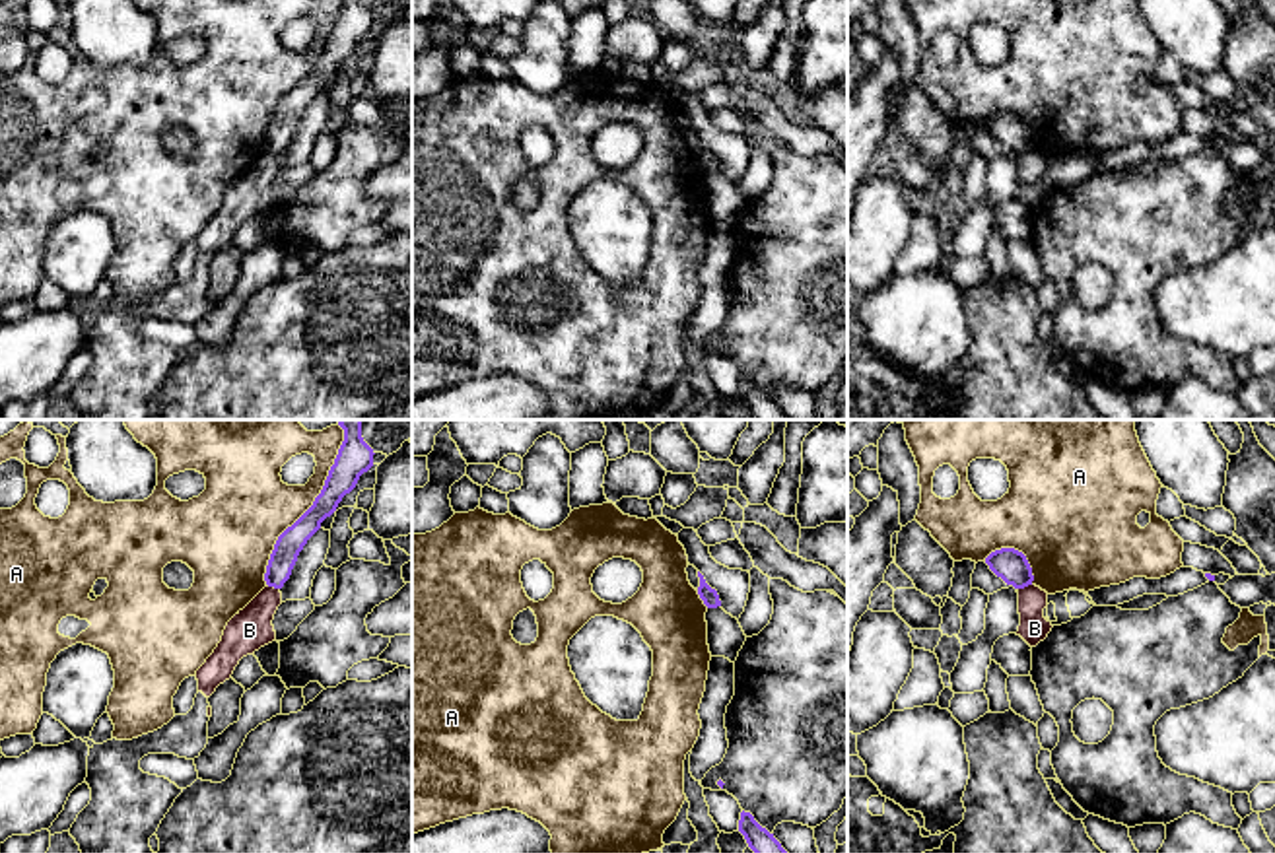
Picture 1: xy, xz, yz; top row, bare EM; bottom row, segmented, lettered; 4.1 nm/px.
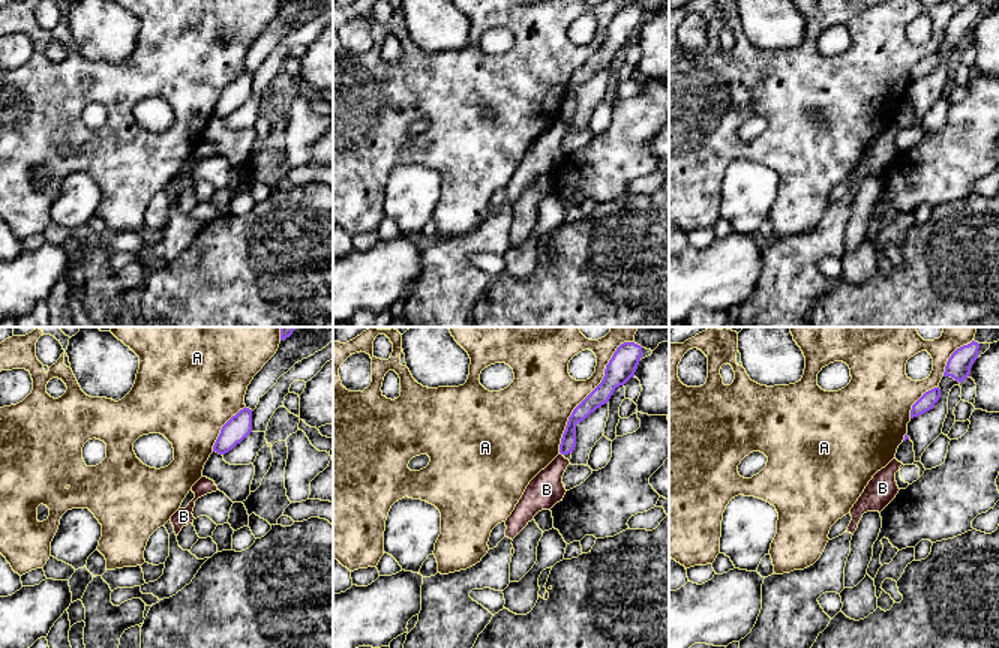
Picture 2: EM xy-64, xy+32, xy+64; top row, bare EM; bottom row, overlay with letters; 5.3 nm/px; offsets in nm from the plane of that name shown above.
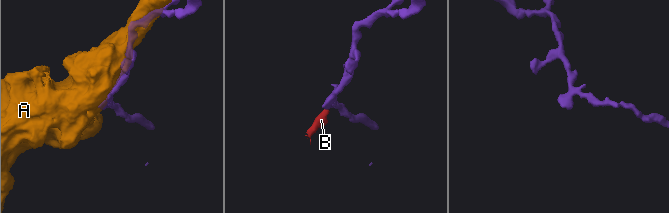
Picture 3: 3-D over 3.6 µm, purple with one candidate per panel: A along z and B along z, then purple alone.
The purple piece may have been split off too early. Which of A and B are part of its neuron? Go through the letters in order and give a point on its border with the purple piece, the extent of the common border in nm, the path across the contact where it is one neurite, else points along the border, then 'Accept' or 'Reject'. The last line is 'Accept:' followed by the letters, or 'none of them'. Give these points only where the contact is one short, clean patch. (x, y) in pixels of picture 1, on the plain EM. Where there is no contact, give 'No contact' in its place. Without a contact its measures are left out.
A: Touches purple at xy (308, 74). Shared border 700 nm. Reject
B: Touches purple at xy (273, 150). Shared border 60 nm. Boundary: xy (267, 148), (278, 154). Reject
Accept: none of them

